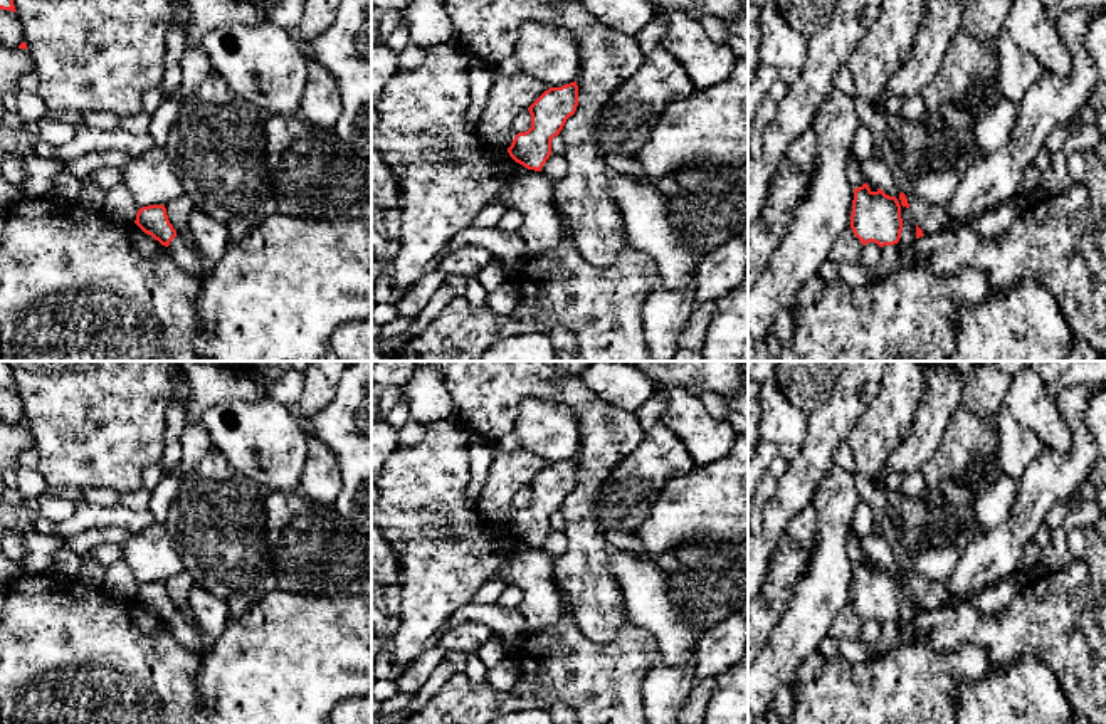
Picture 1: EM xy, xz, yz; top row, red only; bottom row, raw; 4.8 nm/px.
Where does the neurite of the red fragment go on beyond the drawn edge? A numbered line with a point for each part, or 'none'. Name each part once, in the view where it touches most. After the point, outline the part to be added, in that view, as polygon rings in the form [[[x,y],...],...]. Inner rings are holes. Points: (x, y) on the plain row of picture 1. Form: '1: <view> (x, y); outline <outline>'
none

